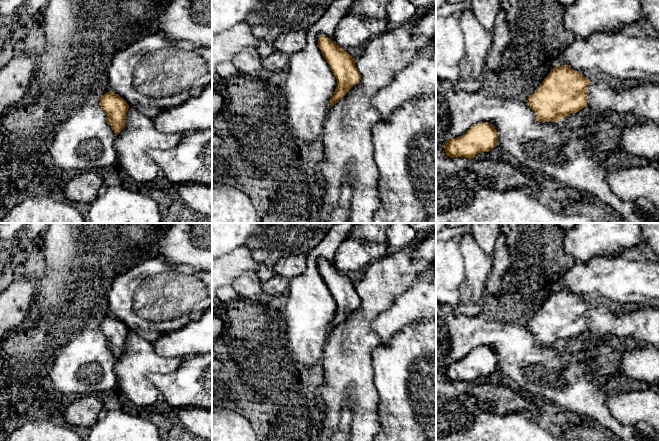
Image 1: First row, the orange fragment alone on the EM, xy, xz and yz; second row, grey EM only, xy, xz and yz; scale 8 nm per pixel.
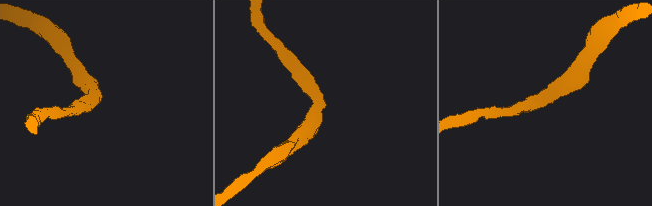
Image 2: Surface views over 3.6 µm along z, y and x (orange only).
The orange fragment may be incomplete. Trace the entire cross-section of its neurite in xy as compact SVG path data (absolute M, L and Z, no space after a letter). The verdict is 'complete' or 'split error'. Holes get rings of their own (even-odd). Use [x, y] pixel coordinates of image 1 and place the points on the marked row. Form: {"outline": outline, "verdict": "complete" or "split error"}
{"outline": "M112 91L105 93L100 98L99 105L105 111L112 130L118 135L124 129L129 105Z", "verdict": "complete"}

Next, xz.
{"outline": "M320 35L318 46L337 79L337 86L330 100L331 107L336 104L348 91L358 84L361 75L355 66L355 59L340 48L335 41L326 35Z", "verdict": "complete"}

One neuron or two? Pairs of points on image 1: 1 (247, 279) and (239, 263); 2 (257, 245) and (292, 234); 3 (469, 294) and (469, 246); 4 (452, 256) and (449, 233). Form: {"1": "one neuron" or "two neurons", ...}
{"1": "two neurons", "2": "one neuron", "3": "one neuron", "4": "two neurons"}

